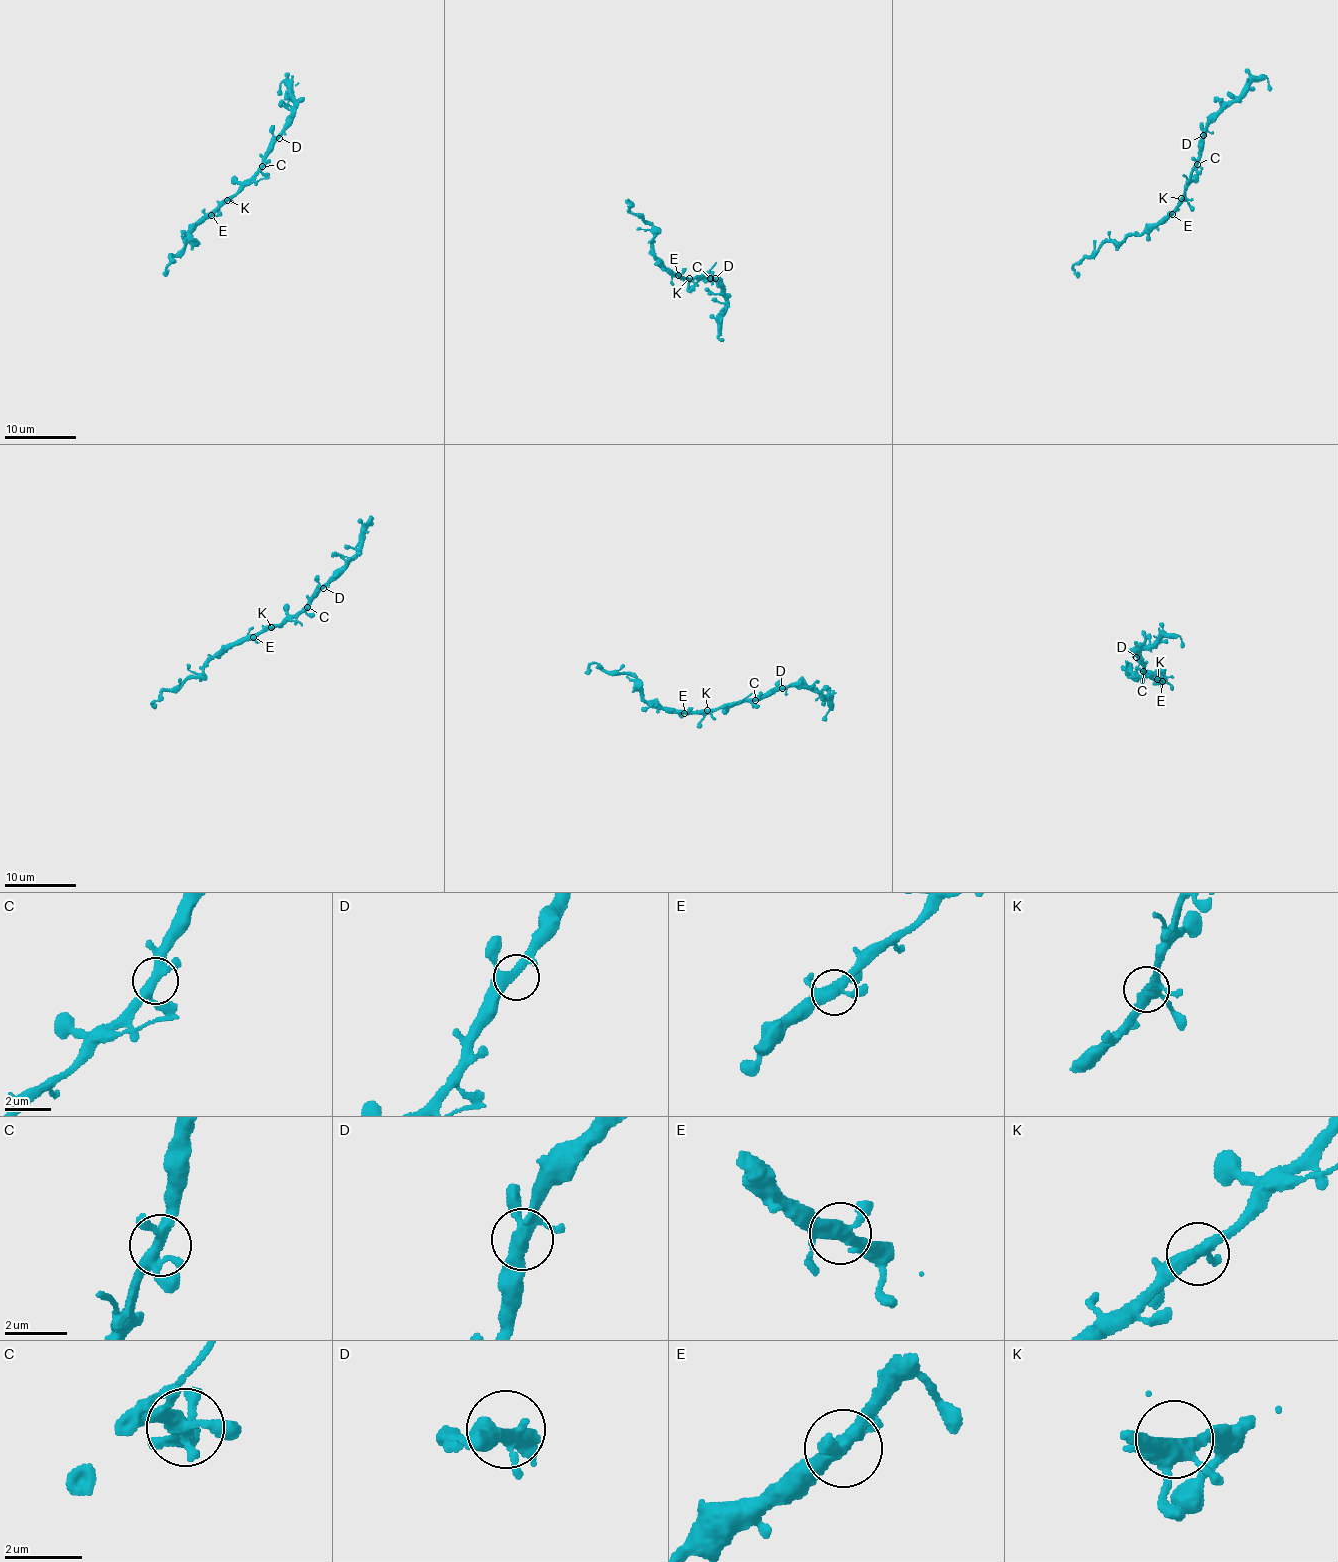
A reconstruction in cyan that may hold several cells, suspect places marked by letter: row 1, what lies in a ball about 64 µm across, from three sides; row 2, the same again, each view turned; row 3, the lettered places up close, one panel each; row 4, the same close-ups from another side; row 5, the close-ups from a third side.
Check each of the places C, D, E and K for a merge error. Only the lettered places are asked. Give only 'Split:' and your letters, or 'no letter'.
Split: no letter

